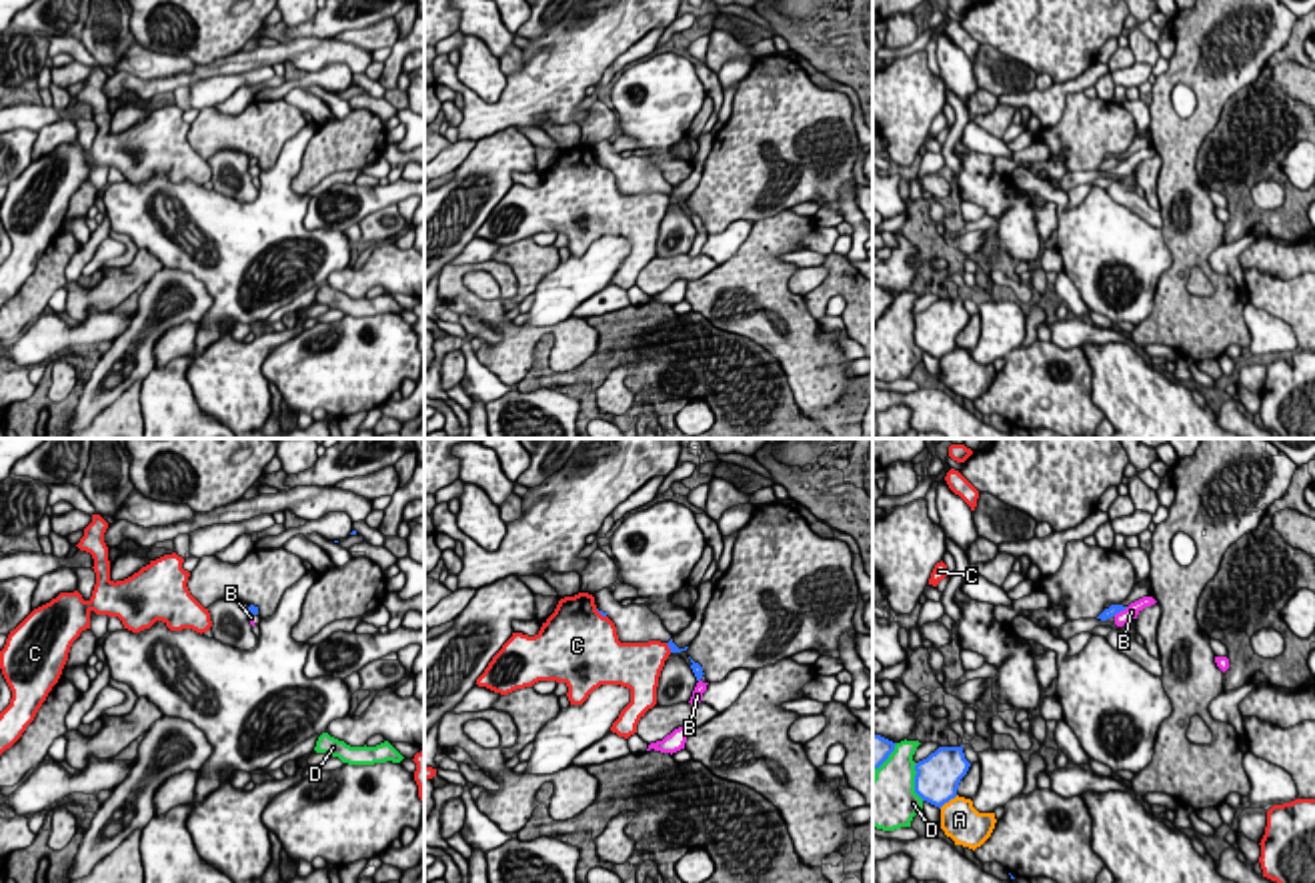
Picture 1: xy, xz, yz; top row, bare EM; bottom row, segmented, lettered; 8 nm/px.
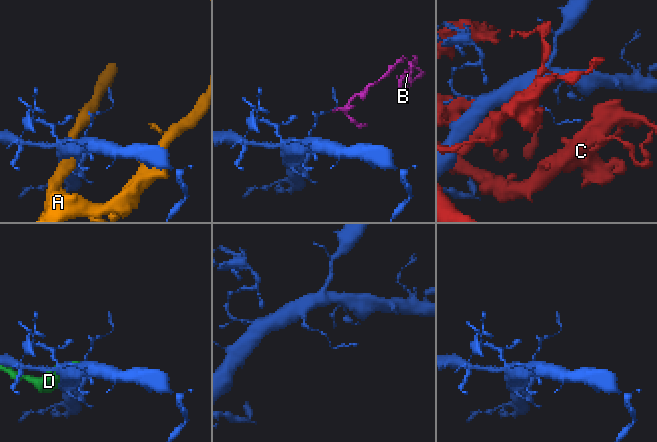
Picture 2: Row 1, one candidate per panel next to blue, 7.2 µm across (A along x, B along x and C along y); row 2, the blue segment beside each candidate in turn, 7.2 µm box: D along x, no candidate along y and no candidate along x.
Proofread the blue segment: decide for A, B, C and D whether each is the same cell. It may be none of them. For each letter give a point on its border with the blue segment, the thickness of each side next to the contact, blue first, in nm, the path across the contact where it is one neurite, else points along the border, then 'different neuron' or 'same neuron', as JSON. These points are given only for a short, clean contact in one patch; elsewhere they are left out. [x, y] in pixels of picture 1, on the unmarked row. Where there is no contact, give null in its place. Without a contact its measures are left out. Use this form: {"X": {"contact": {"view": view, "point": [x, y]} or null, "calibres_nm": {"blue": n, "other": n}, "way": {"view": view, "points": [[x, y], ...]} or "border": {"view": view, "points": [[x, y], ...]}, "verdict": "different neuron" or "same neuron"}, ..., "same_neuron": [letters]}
{"A": {"contact": {"view": "yz", "point": [947, 353]}, "calibres_nm": {"blue": 360, "other": 320}, "verdict": "different neuron"}, "B": {"contact": {"view": "yz", "point": [1119, 163]}, "calibres_nm": {"blue": 90, "other": 120}, "border": {"view": "yz", "points": [[1127, 159], [1113, 167]]}, "verdict": "different neuron"}, "C": {"contact": {"view": "xz", "point": [601, 165]}, "calibres_nm": {"blue": 30, "other": 500}, "verdict": "different neuron"}, "D": {"contact": {"view": "yz", "point": [915, 333]}, "calibres_nm": {"blue": 360, "other": 420}, "verdict": "different neuron"}, "same_neuron": []}

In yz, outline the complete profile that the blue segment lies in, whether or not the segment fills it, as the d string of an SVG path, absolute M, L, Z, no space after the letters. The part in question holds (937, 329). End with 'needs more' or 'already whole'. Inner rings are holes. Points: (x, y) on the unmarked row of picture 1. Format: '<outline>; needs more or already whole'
M963 296L939 298L915 316L915 344L923 352L941 360L957 348L959 334L969 318L971 314L965 310Z; already whole

